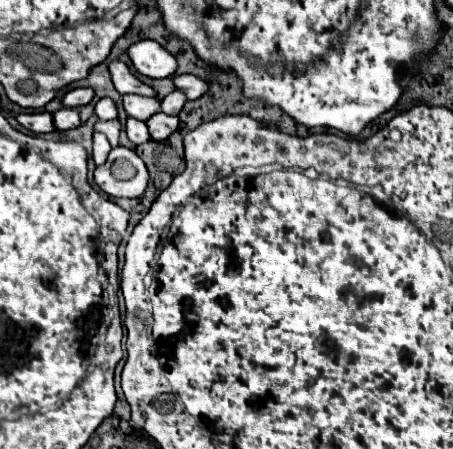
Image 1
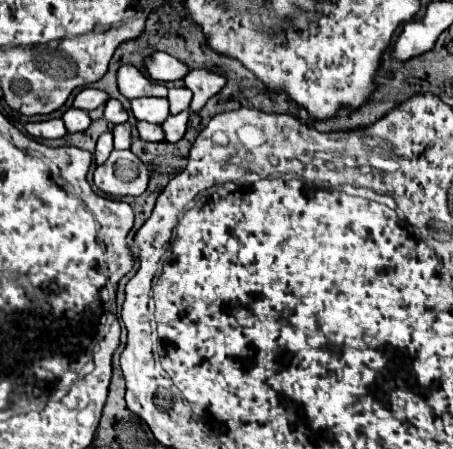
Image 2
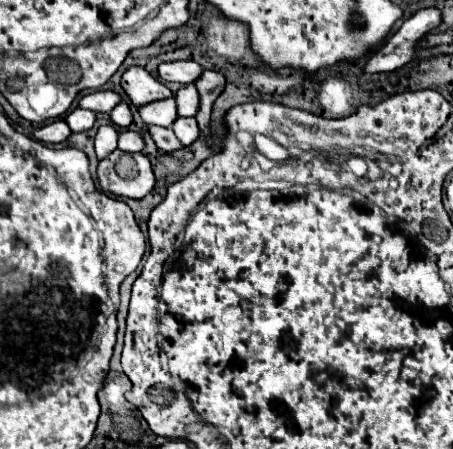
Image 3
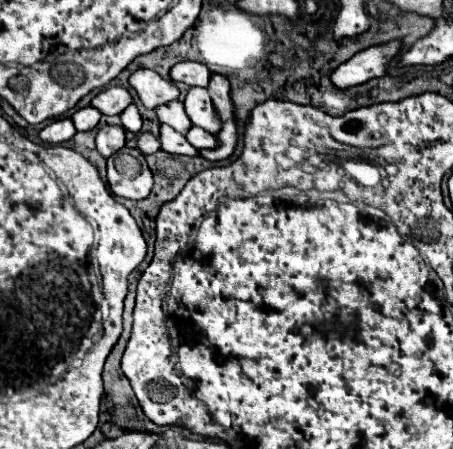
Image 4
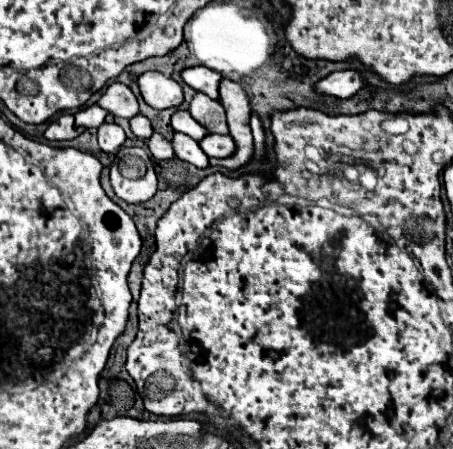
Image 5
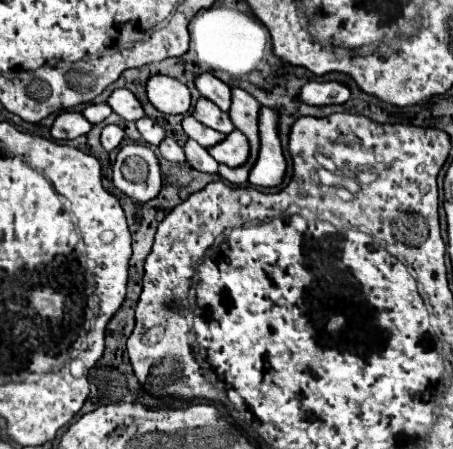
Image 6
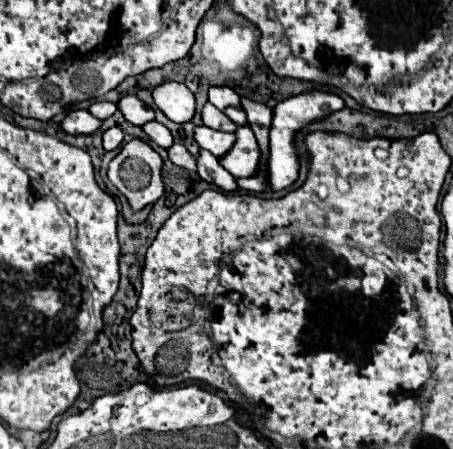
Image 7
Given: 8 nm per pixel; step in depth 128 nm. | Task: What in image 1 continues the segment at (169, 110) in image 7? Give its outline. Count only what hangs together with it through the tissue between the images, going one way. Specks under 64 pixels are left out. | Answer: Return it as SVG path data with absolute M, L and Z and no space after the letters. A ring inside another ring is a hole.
M116 60L110 64L110 74L116 90L124 94L140 94L140 96L156 96L156 90L144 84L124 62Z

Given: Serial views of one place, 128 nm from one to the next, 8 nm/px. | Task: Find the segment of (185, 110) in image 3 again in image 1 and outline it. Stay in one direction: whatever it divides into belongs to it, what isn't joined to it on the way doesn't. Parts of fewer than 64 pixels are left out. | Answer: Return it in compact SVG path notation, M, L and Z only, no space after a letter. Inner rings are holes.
M174 90L174 92L170 92L164 100L162 100L162 112L164 114L178 114L180 110L182 110L182 106L186 104L186 96L184 96L184 92L180 92L180 90Z

